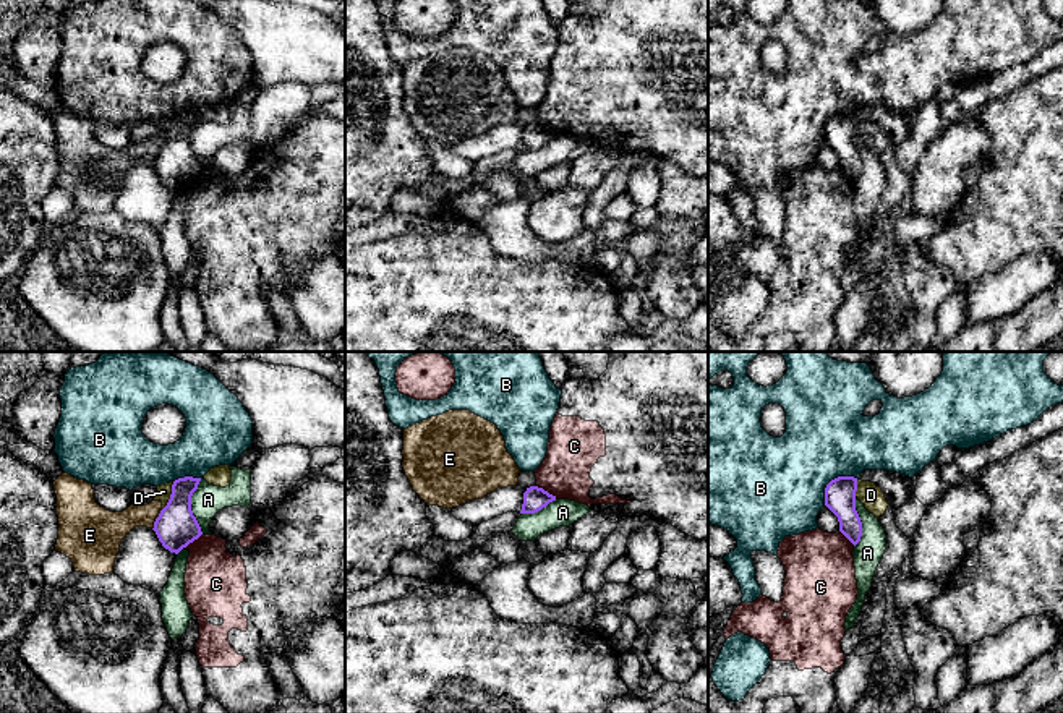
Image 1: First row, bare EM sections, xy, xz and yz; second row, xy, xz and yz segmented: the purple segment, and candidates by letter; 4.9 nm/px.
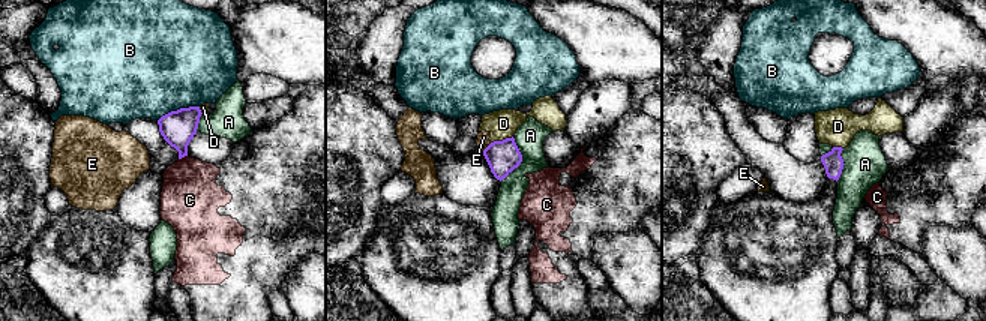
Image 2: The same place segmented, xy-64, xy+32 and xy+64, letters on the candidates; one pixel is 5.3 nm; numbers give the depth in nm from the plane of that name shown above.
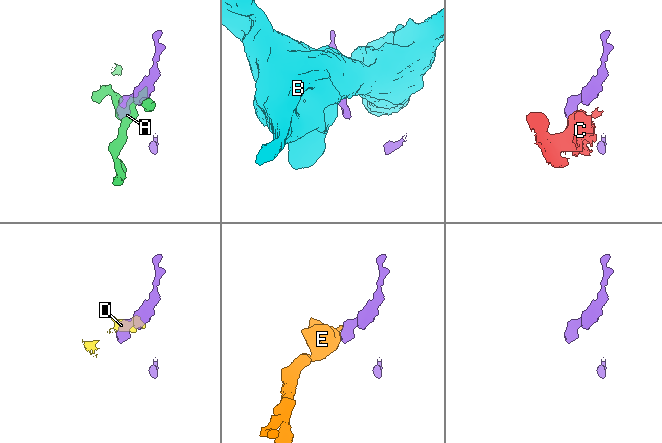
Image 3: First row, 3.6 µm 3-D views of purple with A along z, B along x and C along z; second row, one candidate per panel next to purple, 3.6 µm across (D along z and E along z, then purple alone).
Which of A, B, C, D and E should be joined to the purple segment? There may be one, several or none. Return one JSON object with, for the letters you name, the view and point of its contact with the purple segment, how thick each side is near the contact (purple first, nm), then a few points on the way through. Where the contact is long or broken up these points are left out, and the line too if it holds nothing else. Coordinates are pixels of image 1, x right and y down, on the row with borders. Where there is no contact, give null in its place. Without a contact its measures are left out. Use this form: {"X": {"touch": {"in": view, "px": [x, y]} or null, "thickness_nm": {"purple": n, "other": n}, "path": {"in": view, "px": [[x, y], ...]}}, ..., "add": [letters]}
{"add": []}

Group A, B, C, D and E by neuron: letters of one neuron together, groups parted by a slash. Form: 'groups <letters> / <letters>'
groups A / B / C / D E

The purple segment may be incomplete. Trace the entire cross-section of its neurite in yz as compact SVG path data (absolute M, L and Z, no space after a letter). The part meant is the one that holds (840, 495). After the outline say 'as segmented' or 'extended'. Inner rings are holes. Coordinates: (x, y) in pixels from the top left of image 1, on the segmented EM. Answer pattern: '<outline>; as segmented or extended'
M838 476L825 488L825 506L838 517L839 532L856 546L862 536L862 522L856 510L857 478Z; as segmented

